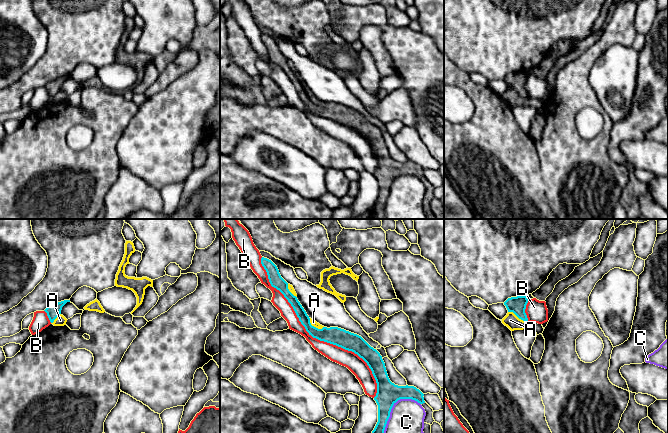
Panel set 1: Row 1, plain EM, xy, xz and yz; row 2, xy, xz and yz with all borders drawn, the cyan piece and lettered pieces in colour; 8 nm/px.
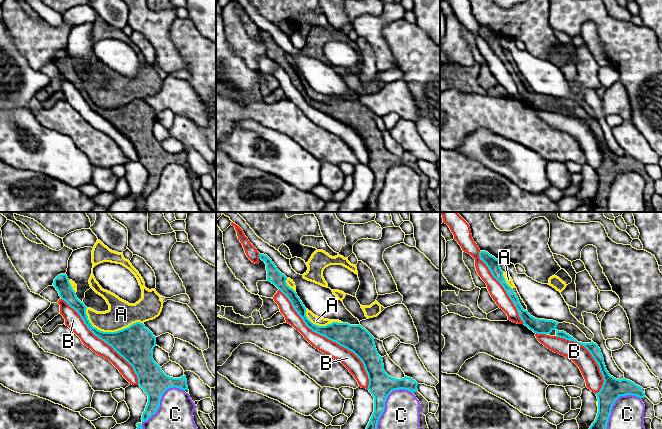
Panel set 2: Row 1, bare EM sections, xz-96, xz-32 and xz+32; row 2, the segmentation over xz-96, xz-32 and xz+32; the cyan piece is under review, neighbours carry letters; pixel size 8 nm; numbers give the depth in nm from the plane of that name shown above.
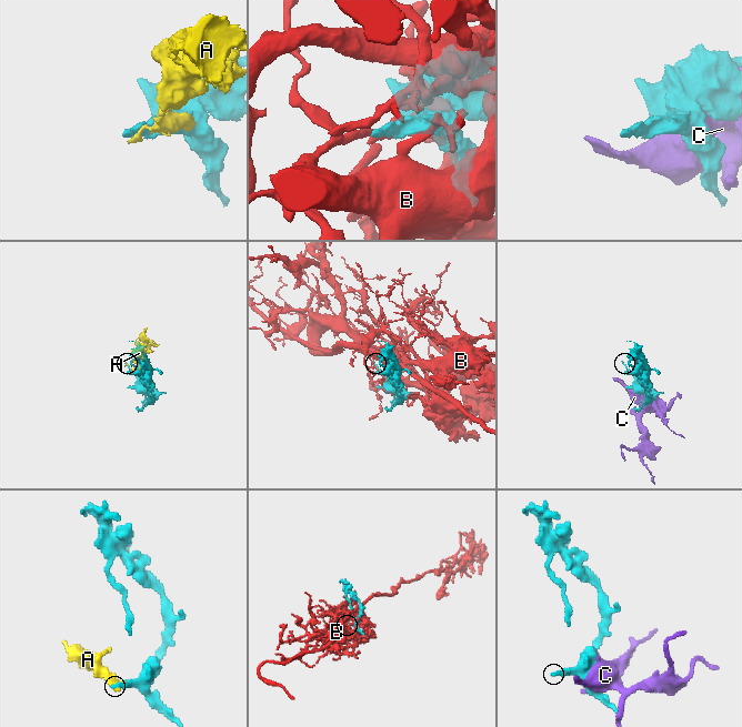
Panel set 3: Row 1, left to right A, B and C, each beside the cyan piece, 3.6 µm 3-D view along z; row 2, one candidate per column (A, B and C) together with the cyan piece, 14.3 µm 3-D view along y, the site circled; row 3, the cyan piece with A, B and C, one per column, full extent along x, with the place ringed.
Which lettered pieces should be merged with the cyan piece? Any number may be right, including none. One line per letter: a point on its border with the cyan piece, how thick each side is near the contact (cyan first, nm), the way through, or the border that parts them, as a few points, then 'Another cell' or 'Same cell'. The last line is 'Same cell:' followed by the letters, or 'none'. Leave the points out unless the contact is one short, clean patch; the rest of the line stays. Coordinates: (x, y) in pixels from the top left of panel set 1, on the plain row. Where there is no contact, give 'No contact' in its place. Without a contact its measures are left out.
A: Touches cyan at yz (518, 93). Thickness 140 nm (cyan) against 110 nm. Another cell
B: Touches cyan at xz (316, 114). Thickness 140 nm (cyan) against 130 nm. Another cell
C: Touches cyan at xz (390, 187). Thickness 180 nm (cyan) against 320 nm. Another cell
Same cell: none

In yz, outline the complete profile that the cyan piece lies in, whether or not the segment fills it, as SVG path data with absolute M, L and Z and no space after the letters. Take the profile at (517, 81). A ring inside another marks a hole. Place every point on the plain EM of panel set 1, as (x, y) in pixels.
M517 72L508 74L504 78L504 81L506 82L508 88L513 88L519 95L528 99L529 97L525 89L527 79L527 72Z

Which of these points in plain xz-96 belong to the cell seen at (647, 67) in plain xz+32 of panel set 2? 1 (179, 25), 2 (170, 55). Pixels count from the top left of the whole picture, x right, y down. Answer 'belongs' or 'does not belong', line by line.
1: belongs
2: does not belong

